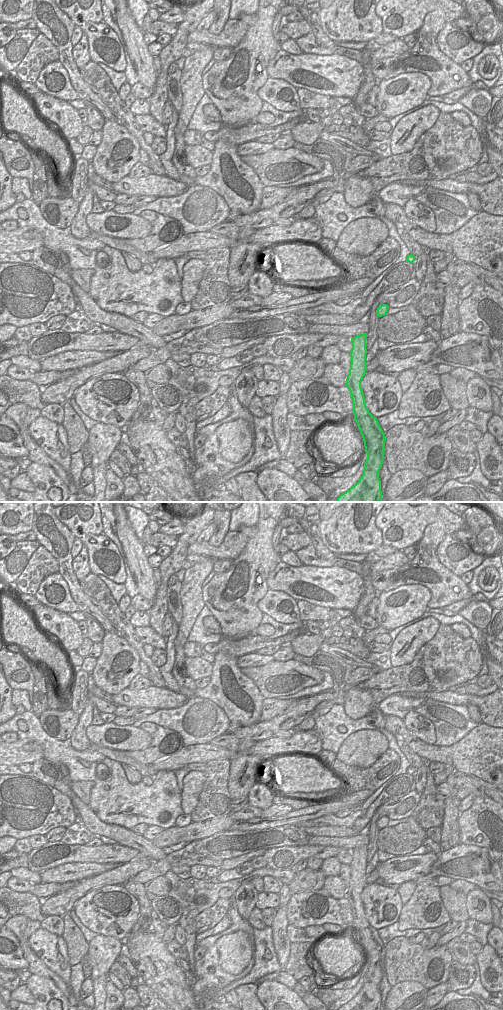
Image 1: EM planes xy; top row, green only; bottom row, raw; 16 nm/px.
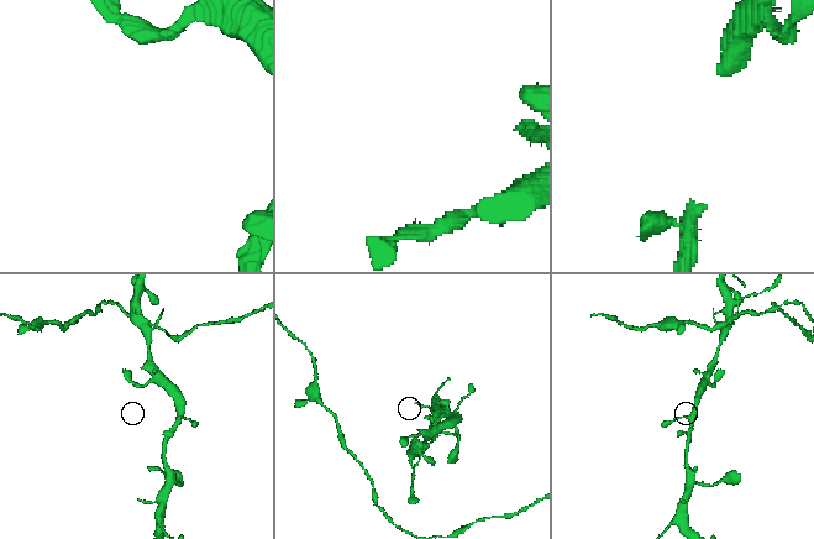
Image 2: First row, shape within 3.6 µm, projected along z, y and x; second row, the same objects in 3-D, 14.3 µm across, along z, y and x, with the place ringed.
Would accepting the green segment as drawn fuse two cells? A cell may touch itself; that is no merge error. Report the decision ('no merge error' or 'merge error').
no merge error

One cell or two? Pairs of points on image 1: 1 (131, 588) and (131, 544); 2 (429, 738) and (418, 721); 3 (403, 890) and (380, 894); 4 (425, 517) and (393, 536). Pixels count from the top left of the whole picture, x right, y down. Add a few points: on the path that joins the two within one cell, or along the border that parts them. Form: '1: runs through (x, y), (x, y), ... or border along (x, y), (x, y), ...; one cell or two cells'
1: border along (123, 553), (128, 570), (139, 593); two cells
2: runs through (424, 733), (418, 729), (418, 726); one cell
3: border along (396, 891), (403, 904); two cells
4: runs through (417, 518), (401, 528); one cell

